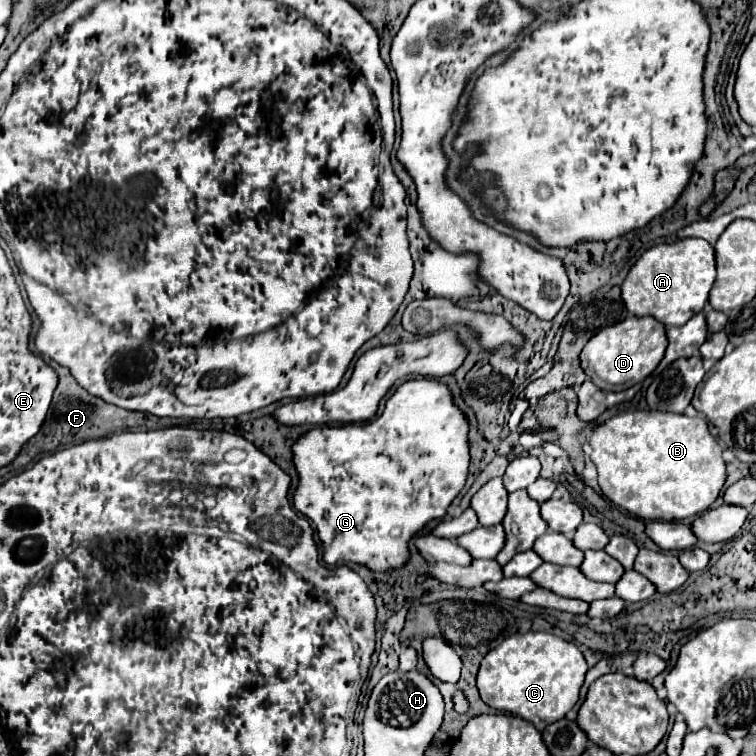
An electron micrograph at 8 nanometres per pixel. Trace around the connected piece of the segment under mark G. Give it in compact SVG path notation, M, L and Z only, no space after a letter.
M409 379L405 383L401 383L397 387L397 391L387 399L385 403L385 411L381 413L381 417L377 421L369 421L369 423L355 423L355 425L319 425L309 429L307 433L303 433L291 447L293 451L293 463L299 475L299 483L297 489L293 493L293 505L299 513L303 513L307 519L311 519L311 523L315 523L317 527L317 535L323 541L323 561L327 565L337 565L337 563L357 563L357 565L365 565L371 571L377 573L389 573L393 569L401 569L409 557L409 541L415 533L419 533L425 523L433 521L433 519L441 519L447 515L449 505L453 503L453 499L461 493L467 475L469 475L469 421L465 417L465 413L455 405L453 401L453 393L449 389L447 383L437 381L437 379Z

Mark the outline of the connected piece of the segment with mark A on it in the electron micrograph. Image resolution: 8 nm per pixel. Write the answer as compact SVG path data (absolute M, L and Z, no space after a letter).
M677 239L645 251L631 267L621 285L621 297L629 313L651 315L667 327L685 325L695 313L703 311L707 295L715 283L715 249L703 239Z

